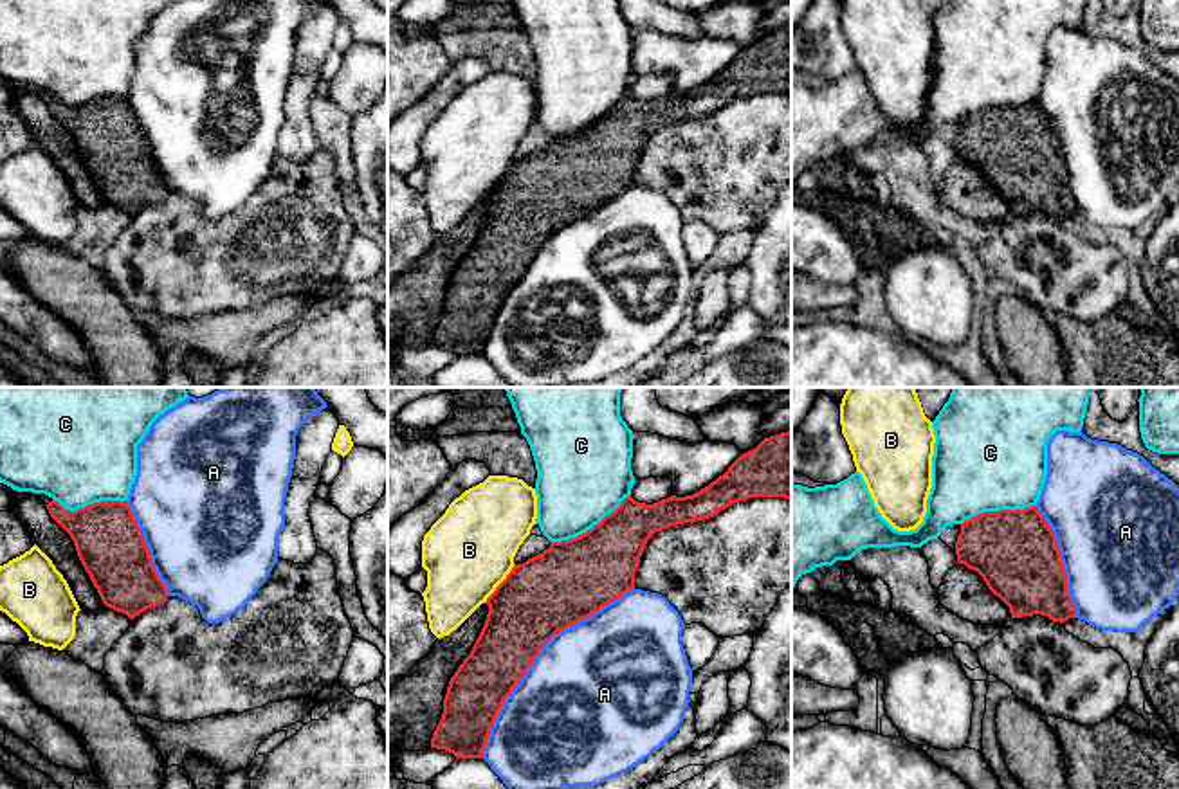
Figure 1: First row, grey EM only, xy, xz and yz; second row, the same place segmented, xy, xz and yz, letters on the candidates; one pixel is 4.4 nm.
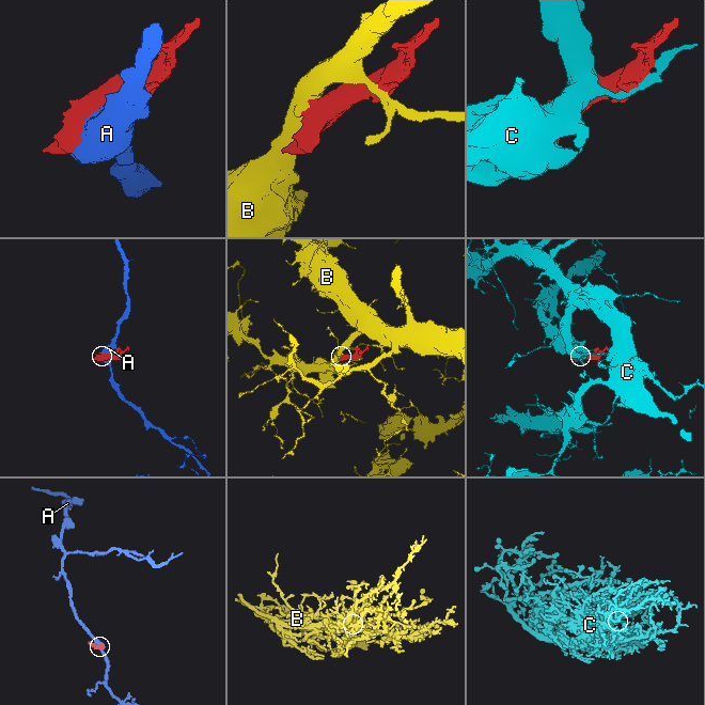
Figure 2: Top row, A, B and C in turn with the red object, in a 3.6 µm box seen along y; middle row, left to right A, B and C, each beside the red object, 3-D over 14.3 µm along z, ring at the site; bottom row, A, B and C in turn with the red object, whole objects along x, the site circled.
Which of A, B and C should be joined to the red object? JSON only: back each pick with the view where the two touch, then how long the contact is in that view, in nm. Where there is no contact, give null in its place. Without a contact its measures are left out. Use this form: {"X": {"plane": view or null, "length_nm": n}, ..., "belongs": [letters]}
{"belongs": []}

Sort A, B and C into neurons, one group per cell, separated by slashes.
A / B / C

